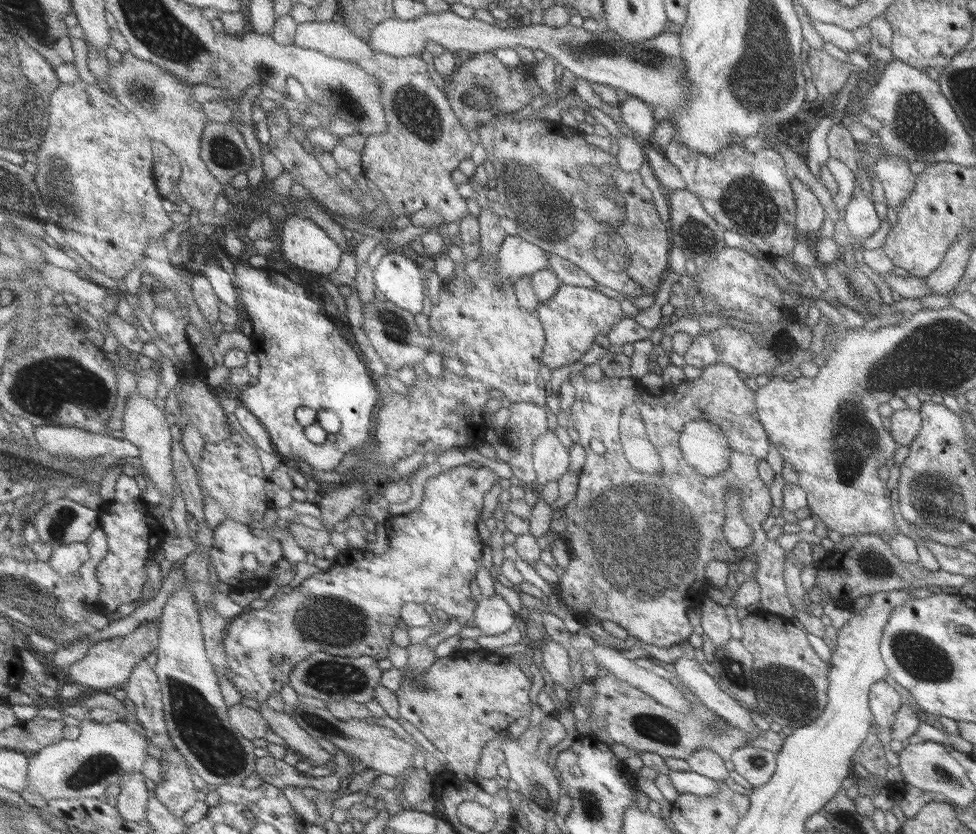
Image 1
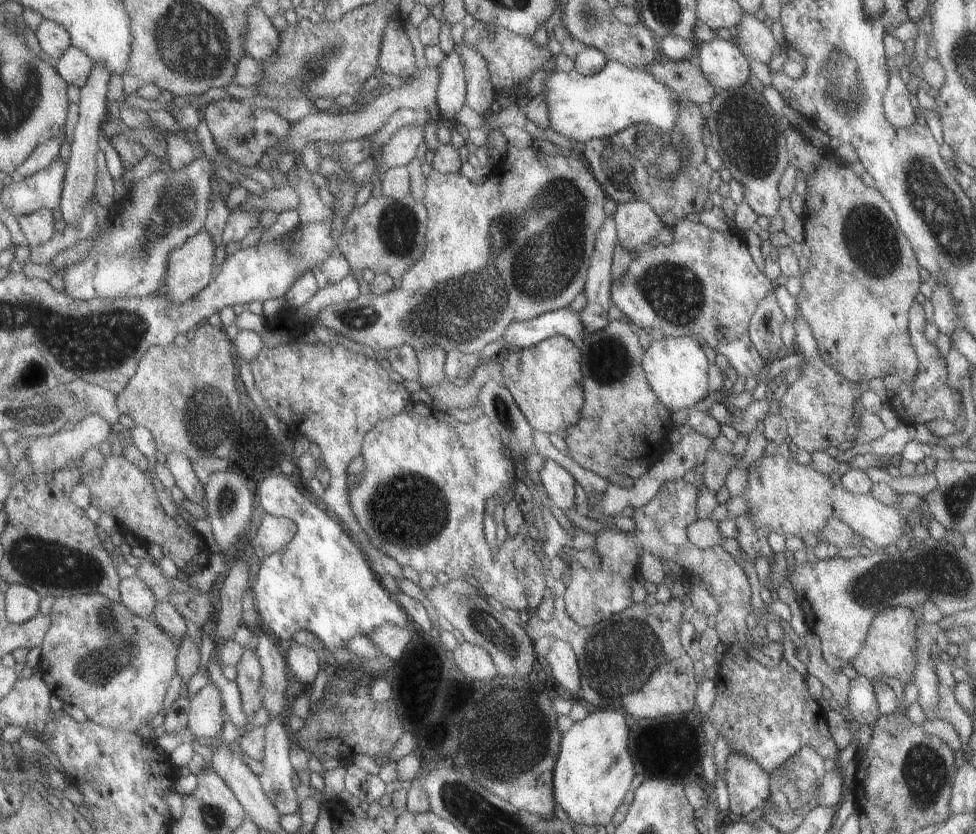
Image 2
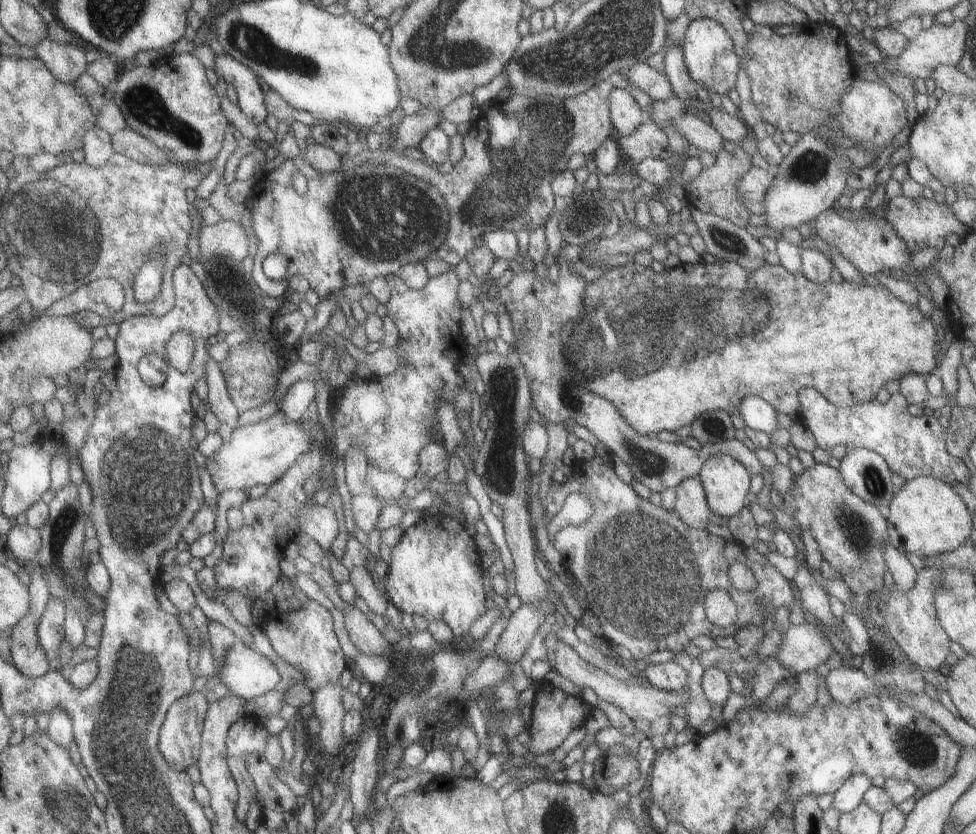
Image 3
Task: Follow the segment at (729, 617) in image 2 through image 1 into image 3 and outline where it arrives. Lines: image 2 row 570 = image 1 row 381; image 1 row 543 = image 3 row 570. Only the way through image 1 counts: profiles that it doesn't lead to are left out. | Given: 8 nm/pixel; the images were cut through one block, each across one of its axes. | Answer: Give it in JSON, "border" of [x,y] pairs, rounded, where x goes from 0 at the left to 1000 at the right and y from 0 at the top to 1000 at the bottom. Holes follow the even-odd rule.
{"border":[[[612,544],[605,552],[588,552],[584,558],[586,568],[580,577],[572,580],[564,579],[555,604],[559,607],[559,619],[566,622],[576,609],[580,596],[586,591],[605,595],[609,616],[593,629],[582,629],[570,638],[566,652],[579,669],[578,677],[587,687],[599,707],[602,731],[607,733],[616,748],[618,764],[623,771],[640,775],[648,783],[651,793],[661,789],[671,779],[686,778],[691,782],[704,782],[711,765],[719,760],[735,766],[737,763],[753,763],[755,755],[766,748],[780,748],[782,737],[790,736],[799,728],[811,729],[817,719],[807,695],[791,677],[781,677],[769,673],[762,665],[758,652],[752,647],[743,647],[724,634],[703,631],[693,613],[684,613],[670,607],[665,600],[658,598],[631,567],[626,555],[621,555]],[[750,674],[759,674],[766,679],[775,693],[776,703],[766,711],[758,711],[749,703],[746,693],[746,679]],[[734,706],[746,706],[754,724],[754,746],[750,751],[732,751],[723,743],[721,719],[725,710]]]}

